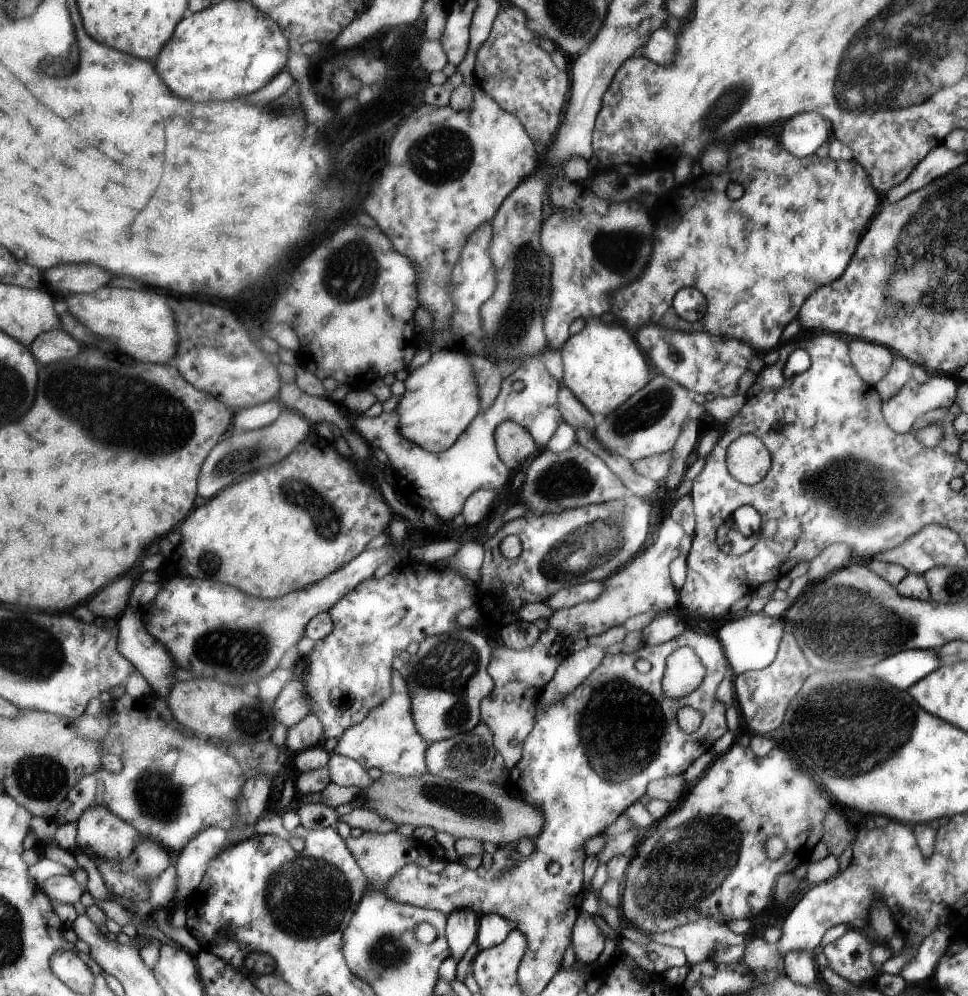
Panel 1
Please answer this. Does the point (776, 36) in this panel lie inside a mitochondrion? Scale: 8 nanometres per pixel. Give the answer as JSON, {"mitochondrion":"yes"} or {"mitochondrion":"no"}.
{"mitochondrion":"no"}

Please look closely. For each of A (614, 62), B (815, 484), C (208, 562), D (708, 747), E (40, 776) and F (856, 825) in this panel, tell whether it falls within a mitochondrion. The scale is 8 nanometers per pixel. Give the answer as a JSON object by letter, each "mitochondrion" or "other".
{"A":"other","B":"mitochondrion","C":"mitochondrion","D":"other","E":"mitochondrion","F":"other"}

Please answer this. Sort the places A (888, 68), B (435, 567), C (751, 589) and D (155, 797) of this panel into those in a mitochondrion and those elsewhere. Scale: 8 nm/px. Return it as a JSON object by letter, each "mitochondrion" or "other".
{"A":"mitochondrion","B":"other","C":"other","D":"mitochondrion"}

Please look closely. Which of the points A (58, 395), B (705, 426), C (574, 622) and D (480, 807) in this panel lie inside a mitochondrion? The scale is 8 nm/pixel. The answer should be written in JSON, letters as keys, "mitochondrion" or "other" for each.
{"A":"other","B":"other","C":"other","D":"mitochondrion"}

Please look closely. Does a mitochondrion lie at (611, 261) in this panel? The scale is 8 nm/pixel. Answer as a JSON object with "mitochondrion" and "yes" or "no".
{"mitochondrion":"yes"}

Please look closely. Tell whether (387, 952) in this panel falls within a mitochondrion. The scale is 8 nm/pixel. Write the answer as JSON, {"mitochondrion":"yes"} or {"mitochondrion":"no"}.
{"mitochondrion":"yes"}

